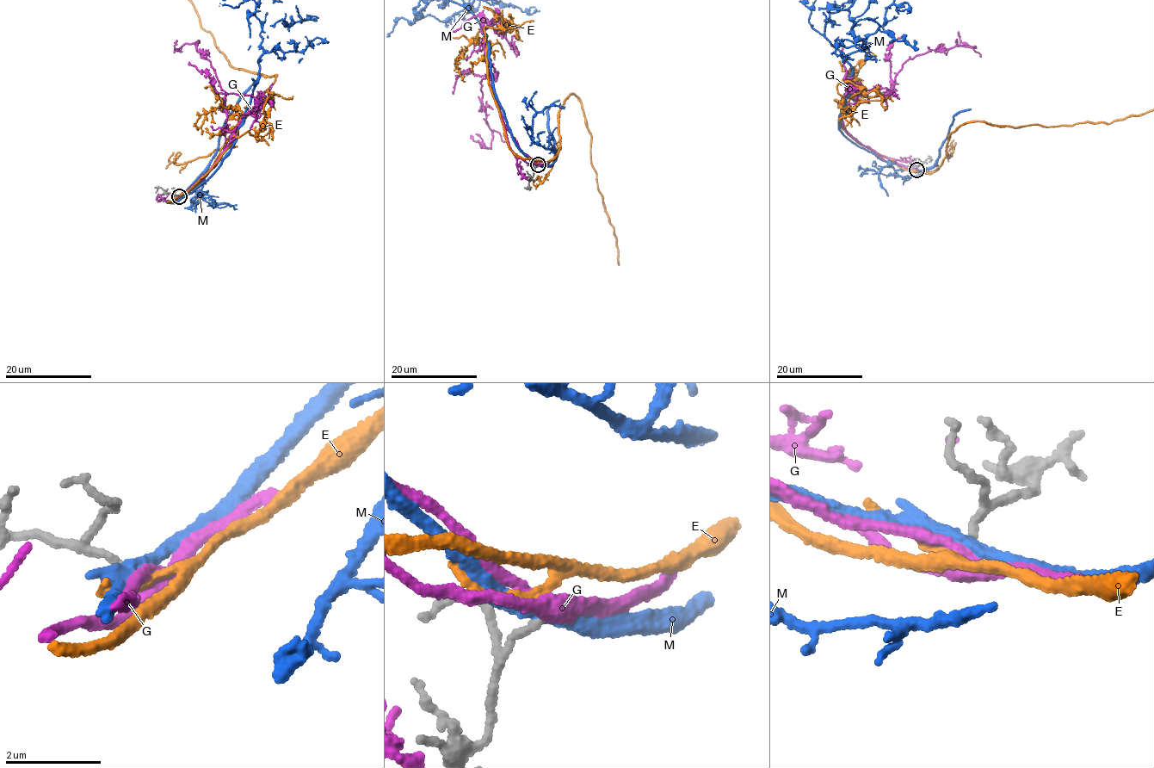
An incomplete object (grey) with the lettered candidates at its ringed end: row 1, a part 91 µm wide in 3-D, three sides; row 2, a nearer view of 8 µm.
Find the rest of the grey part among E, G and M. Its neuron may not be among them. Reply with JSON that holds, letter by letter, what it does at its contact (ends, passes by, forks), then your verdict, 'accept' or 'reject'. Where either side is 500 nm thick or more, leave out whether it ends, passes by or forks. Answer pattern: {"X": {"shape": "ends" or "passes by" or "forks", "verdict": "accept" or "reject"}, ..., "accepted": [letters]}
{"E": {"shape": "passes by", "verdict": "reject"}, "G": {"shape": "forks", "verdict": "accept"}, "M": {"shape": "passes by", "verdict": "reject"}, "accepted": ["G"]}

